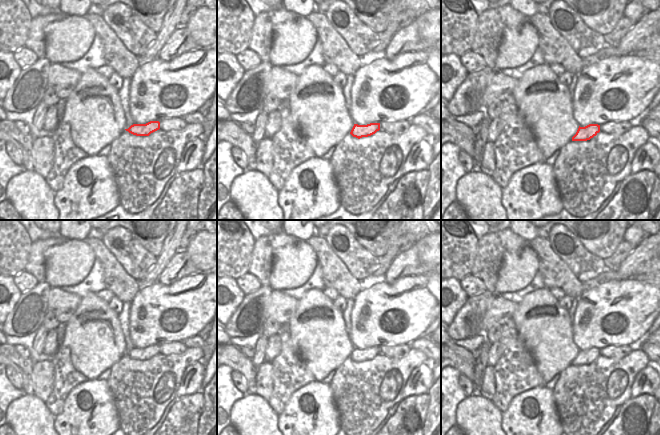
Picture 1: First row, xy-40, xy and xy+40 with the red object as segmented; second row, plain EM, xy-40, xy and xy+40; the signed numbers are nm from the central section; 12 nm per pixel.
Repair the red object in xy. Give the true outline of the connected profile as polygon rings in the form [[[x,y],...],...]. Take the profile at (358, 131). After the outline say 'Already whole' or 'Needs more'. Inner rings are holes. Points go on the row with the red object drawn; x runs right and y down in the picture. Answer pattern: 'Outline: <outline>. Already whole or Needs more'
Outline: [[[370,123],[367,125],[354,124],[350,134],[358,139],[368,137],[380,130],[380,123]]]. Already whole.

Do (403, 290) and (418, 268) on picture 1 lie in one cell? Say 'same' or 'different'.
different

